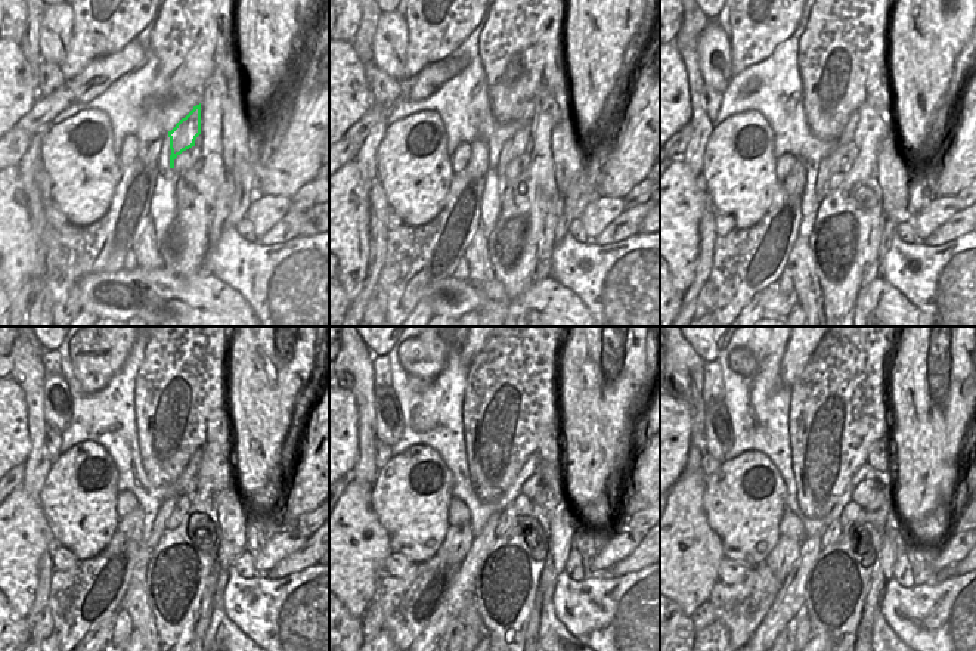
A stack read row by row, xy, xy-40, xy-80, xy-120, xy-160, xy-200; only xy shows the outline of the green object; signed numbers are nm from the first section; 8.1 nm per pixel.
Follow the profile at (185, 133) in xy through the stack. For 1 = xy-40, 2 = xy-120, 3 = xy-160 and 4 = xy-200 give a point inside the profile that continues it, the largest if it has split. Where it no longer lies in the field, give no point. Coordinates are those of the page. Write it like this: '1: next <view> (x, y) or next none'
1: next xy-40 (516, 145)
2: next xy-120 (146, 548)
3: next xy-160 (462, 591)
4: next xy-200 (789, 601)

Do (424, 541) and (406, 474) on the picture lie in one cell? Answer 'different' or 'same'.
same

